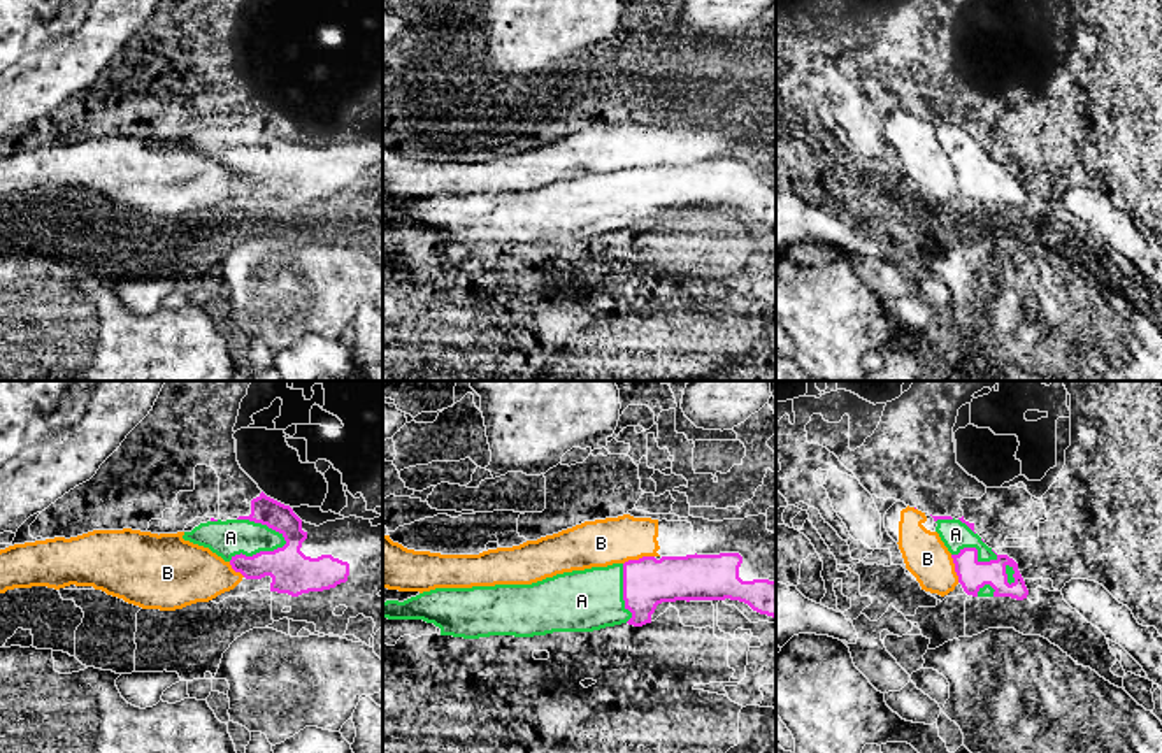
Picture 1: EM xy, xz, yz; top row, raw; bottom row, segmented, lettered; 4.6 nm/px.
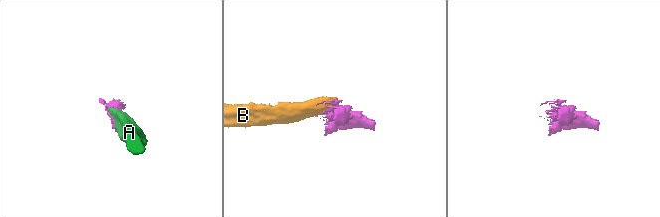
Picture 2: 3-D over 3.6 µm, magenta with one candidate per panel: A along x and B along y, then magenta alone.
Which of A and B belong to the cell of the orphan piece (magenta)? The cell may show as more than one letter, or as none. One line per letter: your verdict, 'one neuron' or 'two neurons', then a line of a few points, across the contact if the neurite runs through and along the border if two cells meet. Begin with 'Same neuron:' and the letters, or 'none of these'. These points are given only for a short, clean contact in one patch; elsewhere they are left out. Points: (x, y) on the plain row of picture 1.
Same neuron: A
A: one neuron
B: two neurons

